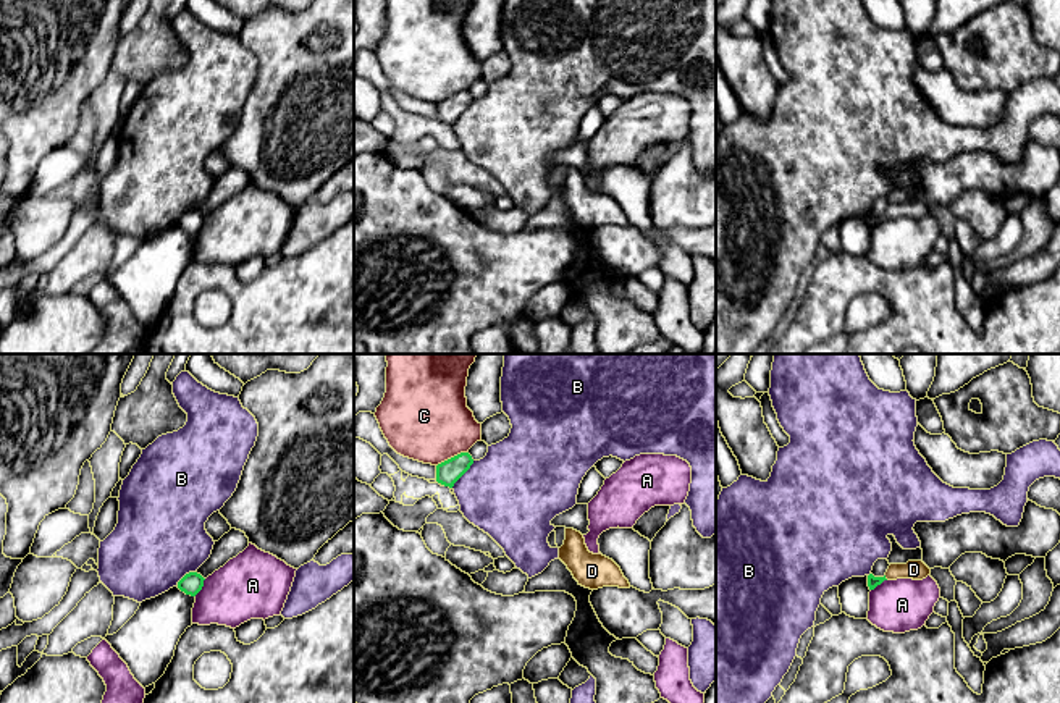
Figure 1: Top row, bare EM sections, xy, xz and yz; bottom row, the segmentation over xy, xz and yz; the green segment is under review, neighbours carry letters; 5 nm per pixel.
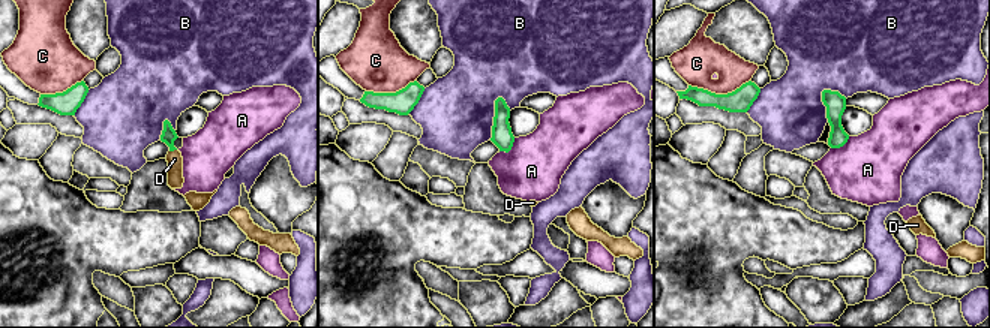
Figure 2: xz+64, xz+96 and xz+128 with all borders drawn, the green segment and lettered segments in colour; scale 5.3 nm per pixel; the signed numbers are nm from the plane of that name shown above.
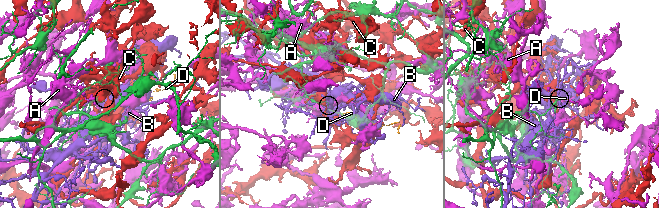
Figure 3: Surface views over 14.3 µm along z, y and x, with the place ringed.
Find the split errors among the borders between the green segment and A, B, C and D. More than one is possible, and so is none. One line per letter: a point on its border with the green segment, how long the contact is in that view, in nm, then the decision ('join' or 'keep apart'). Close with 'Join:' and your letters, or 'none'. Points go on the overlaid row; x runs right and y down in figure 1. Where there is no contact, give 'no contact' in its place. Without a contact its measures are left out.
A: contact xy (202, 585); length 110 nm; keep apart
B: contact xz (464, 472); length 180 nm; keep apart
C: contact xz (451, 458); length 170 nm; keep apart
D: contact yz (884, 577); length 30 nm; join
Join: D

